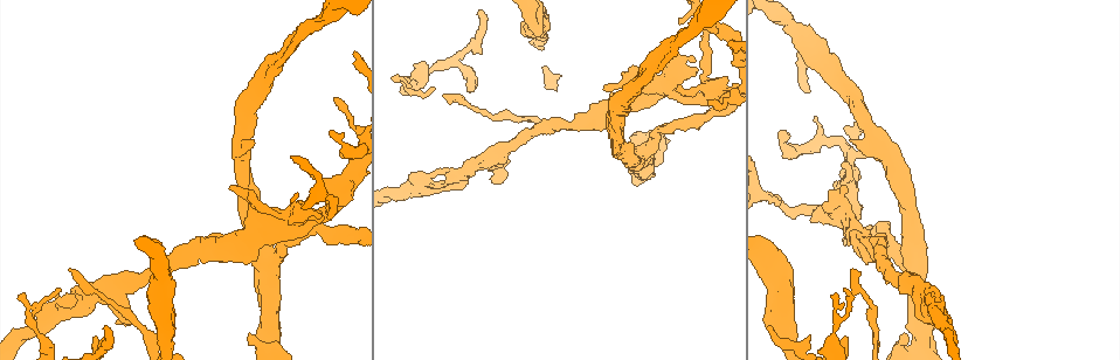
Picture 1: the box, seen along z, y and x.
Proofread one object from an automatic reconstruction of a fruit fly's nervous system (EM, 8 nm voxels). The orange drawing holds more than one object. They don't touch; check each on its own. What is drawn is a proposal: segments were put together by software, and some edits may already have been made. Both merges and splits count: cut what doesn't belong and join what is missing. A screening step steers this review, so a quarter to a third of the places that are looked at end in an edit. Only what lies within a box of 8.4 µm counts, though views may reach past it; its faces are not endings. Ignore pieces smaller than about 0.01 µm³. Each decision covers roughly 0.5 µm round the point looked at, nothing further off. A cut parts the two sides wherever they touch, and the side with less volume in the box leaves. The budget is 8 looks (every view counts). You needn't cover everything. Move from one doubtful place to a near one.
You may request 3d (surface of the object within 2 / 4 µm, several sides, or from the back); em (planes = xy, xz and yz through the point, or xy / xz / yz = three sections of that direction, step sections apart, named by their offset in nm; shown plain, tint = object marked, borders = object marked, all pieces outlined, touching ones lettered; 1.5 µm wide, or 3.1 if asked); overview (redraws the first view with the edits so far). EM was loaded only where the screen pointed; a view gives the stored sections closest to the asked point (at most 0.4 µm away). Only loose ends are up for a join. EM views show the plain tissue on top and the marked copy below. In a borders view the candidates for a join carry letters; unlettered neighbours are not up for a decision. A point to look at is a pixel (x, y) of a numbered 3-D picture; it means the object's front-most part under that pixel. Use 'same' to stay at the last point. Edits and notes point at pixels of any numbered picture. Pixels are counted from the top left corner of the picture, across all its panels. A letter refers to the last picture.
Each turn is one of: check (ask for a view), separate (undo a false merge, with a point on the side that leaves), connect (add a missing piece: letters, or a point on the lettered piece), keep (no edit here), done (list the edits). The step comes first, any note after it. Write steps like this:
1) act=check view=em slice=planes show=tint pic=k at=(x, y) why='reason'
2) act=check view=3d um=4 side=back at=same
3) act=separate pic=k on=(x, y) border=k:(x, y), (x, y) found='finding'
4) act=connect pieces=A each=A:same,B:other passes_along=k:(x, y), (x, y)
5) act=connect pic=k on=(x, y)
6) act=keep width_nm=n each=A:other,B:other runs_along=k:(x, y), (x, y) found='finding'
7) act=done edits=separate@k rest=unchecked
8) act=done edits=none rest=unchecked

act=check view=3d um=2 pic=1 at=(119, 323) why='branch stops here'

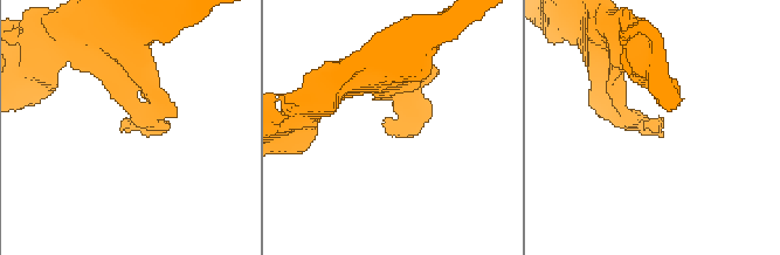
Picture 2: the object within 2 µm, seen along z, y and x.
act=check view=em slice=yz step=8 show=tint pic=2 at=(659, 129) why='need the tissue'

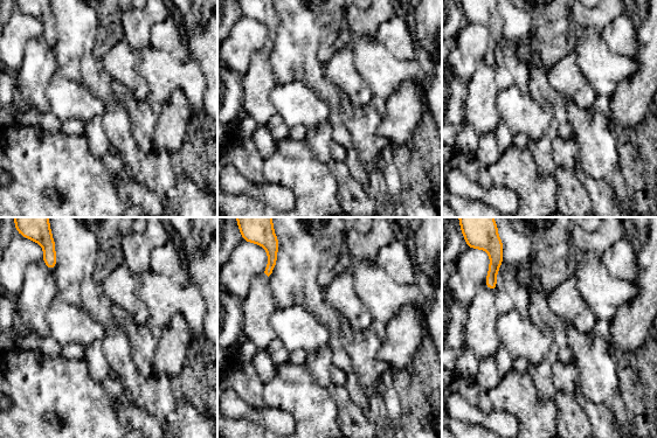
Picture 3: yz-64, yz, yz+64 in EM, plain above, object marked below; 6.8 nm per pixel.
act=check view=em slice=planes show=borders at=same

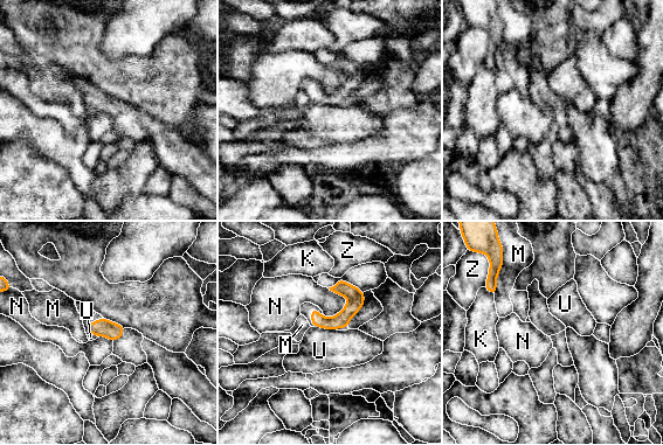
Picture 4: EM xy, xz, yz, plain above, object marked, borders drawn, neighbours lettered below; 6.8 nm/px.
act=keep each=K:other,M:other,N:other,U:other,Z:other found='none of them fits'

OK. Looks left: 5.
act=check view=3d um=2 pic=1 at=(408, 78) why='calibre changes'

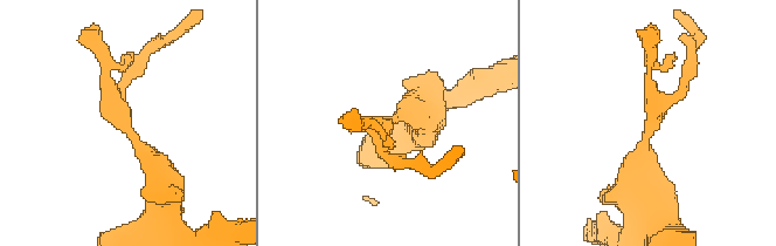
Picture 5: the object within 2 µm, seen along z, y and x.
act=check view=em slice=xz step=4 show=borders pic=5 at=(394, 116)

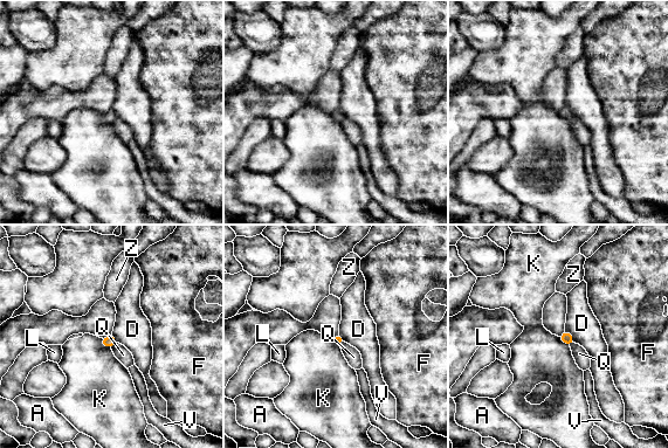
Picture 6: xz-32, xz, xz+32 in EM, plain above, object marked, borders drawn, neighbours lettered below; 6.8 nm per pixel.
act=check view=em slice=planes show=borders at=same

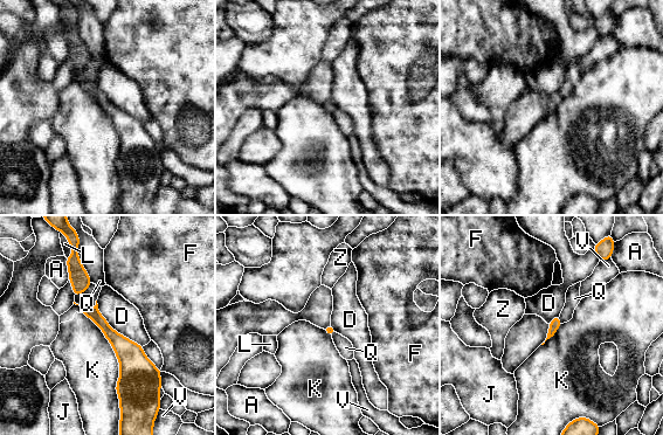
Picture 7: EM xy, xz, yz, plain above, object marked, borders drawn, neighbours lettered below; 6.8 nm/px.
act=keep each=A:other,D:other,F:other,J:other,K:other,L:other,Q:other,V:other,Z:other border=7:(82, 313), (114, 350), (121, 407) found='all the same cell'

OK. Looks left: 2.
act=check view=em slice=xy step=4 show=borders pic=1 at=(677, 88) why='tapers out'

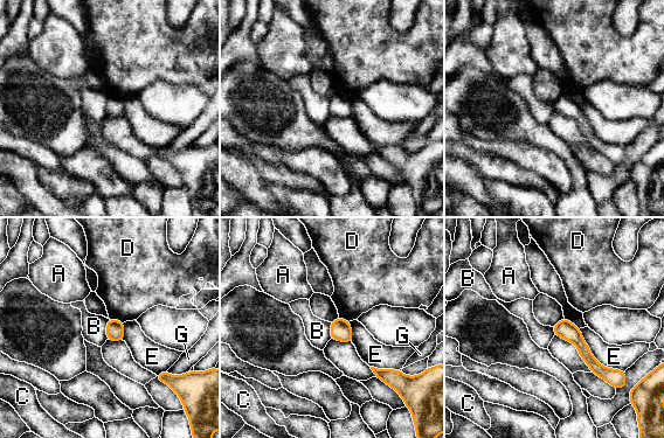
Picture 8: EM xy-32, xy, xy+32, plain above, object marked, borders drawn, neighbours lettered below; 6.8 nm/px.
act=keep each=A:other,B:other,C:other,D:other,E:other,G:other found='none of them fits'

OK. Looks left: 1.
act=done edits=none rest=unchecked

